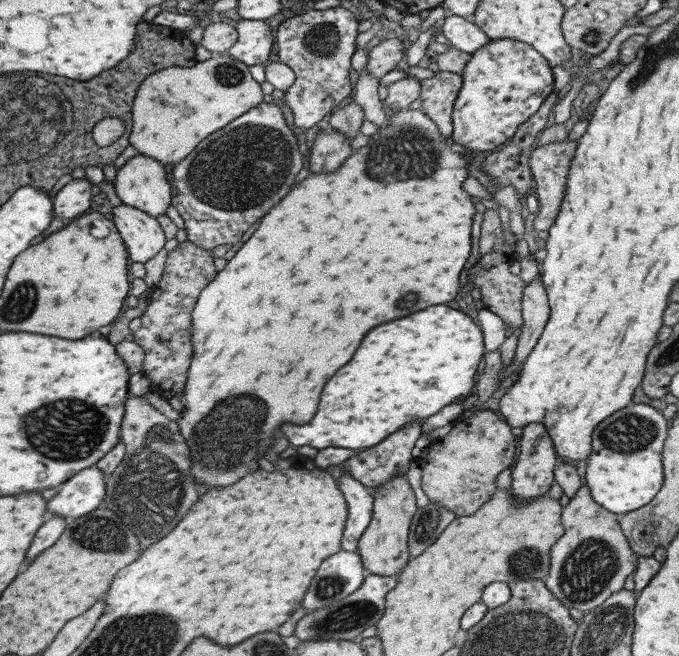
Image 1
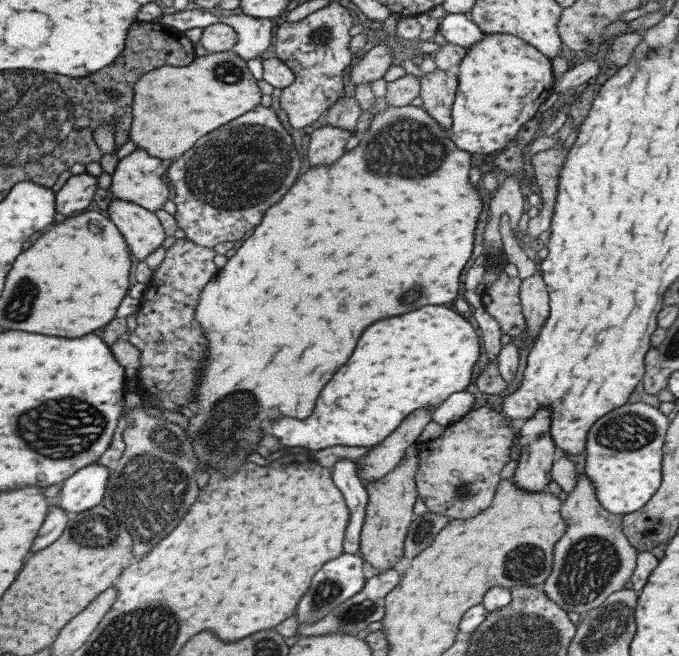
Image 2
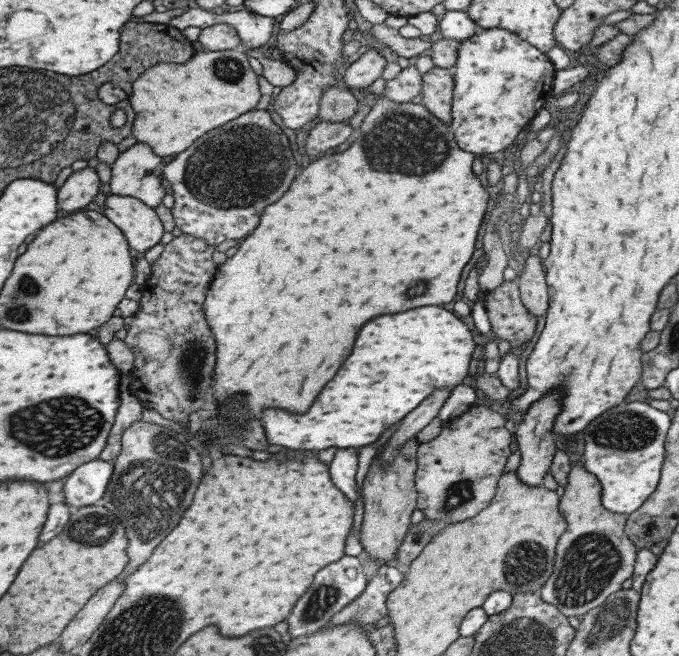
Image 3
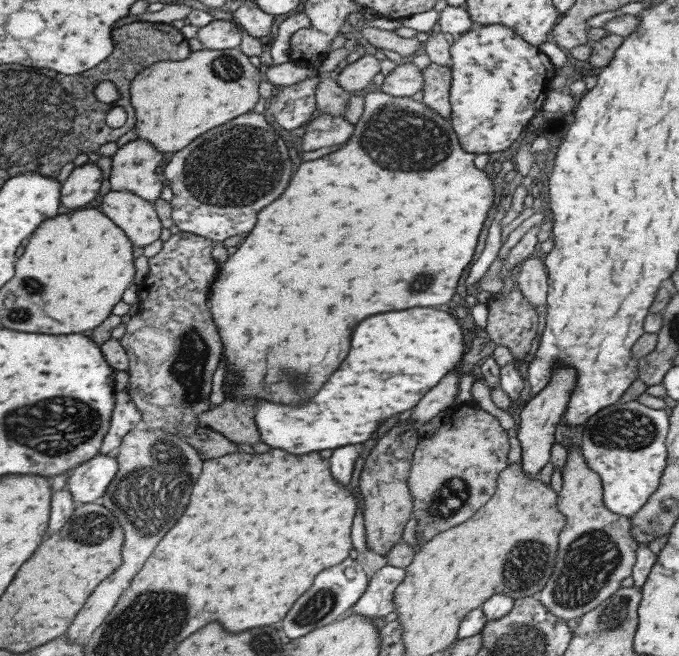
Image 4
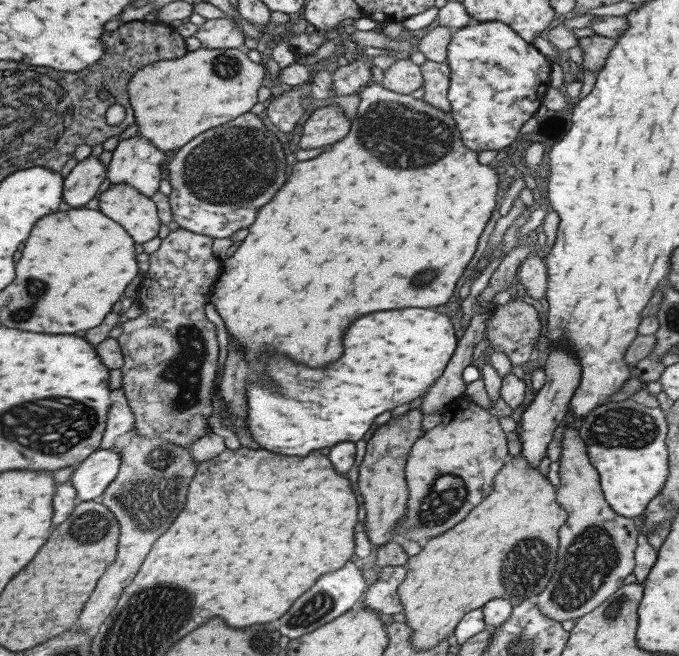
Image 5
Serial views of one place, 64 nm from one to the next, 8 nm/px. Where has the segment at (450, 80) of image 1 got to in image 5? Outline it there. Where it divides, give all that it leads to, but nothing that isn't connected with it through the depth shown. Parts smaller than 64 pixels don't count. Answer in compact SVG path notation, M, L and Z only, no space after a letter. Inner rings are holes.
M427 60L421 65L424 79L424 102L442 112L451 112L448 101L451 70L449 64Z

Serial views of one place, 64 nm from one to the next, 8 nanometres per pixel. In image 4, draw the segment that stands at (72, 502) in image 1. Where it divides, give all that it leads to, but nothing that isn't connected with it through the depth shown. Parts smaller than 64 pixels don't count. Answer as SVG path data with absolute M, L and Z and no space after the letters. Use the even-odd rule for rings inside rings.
M98 452L69 472L65 488L71 492L76 506L93 503L106 492L118 469L116 455Z

